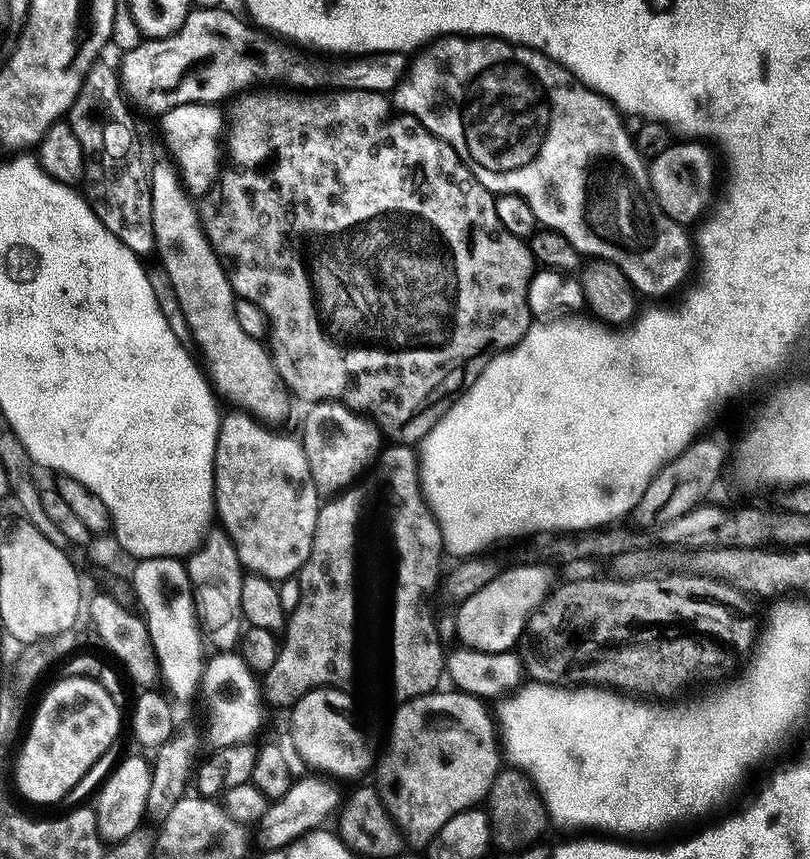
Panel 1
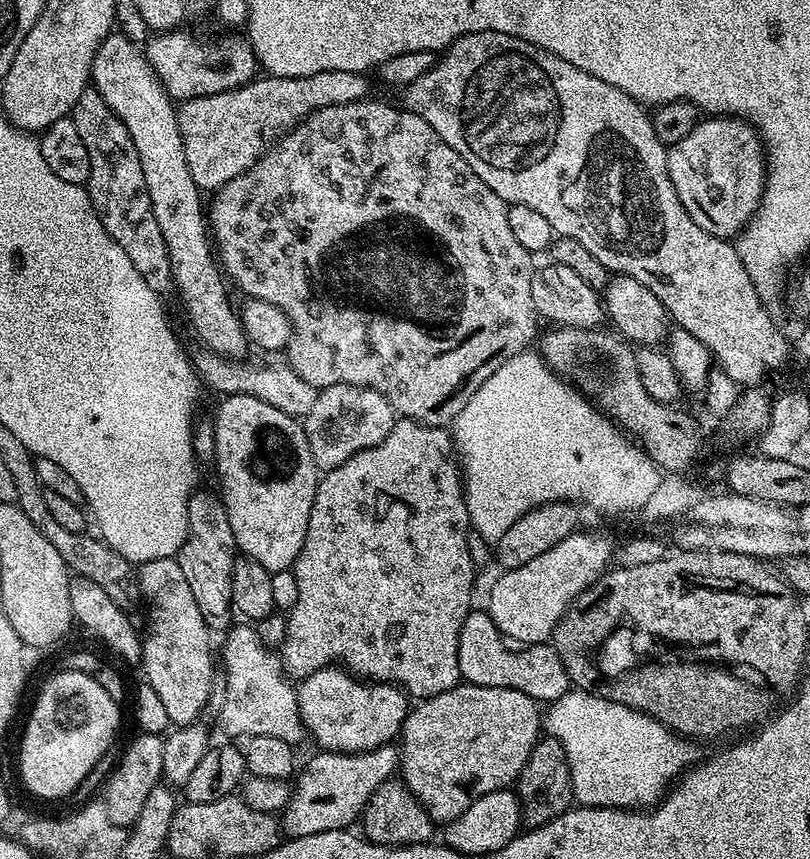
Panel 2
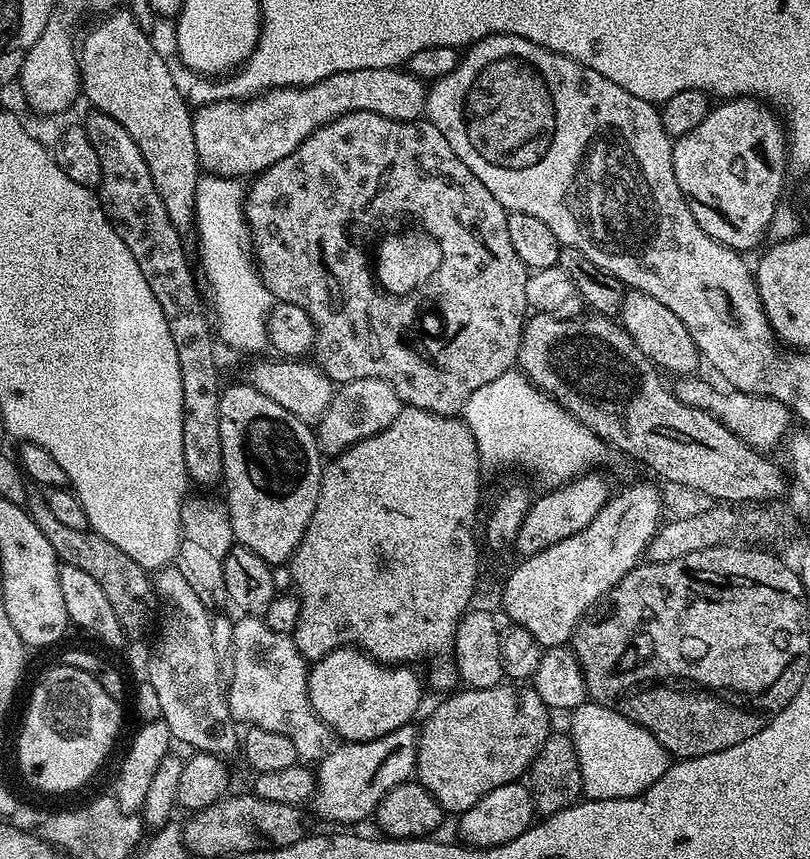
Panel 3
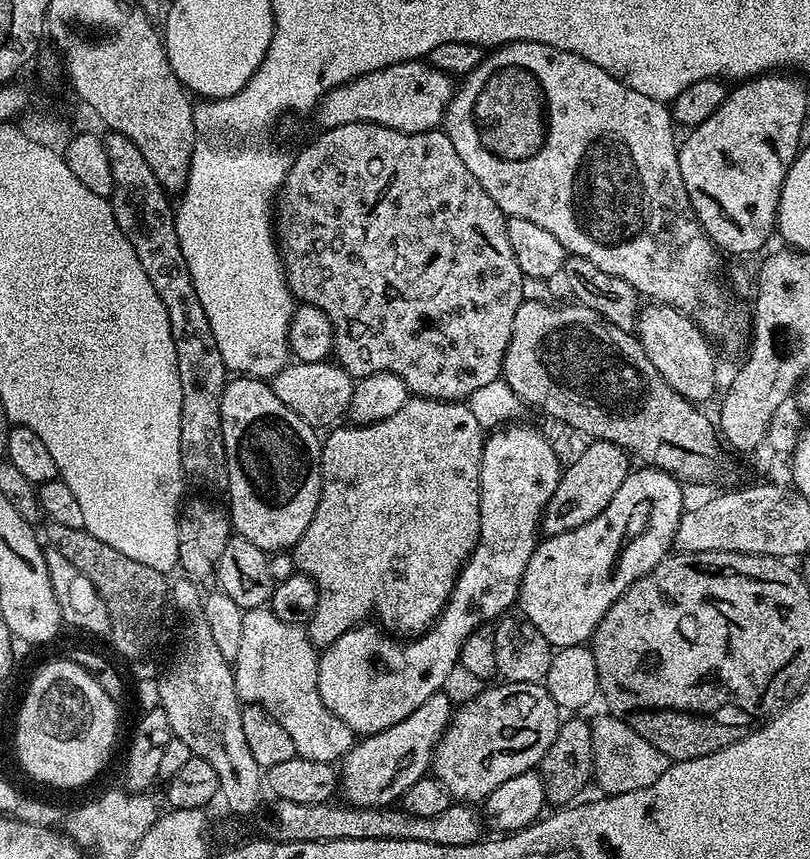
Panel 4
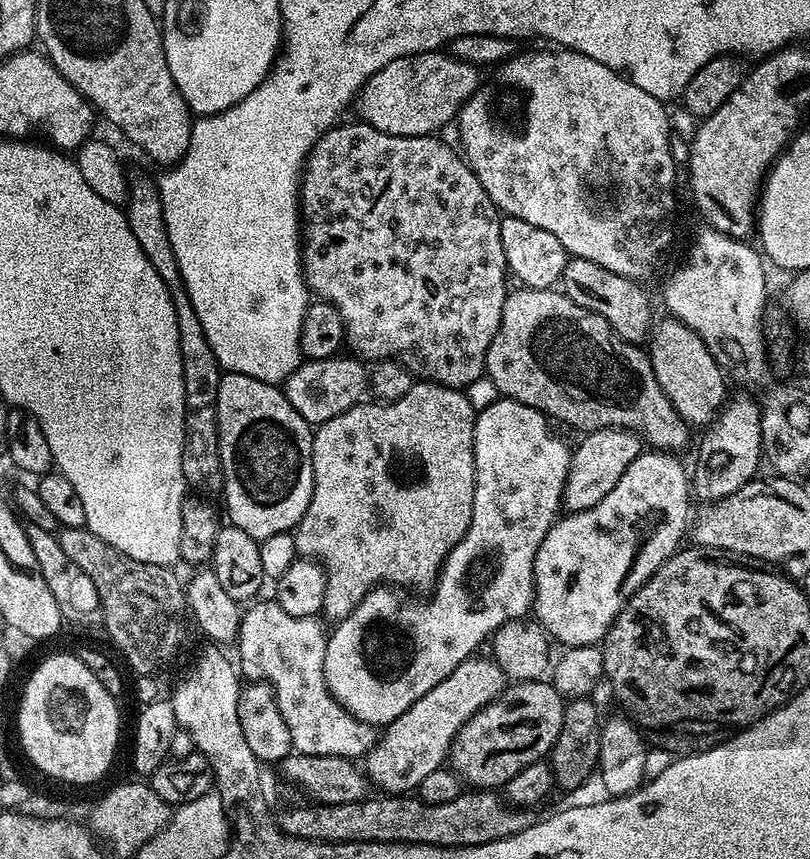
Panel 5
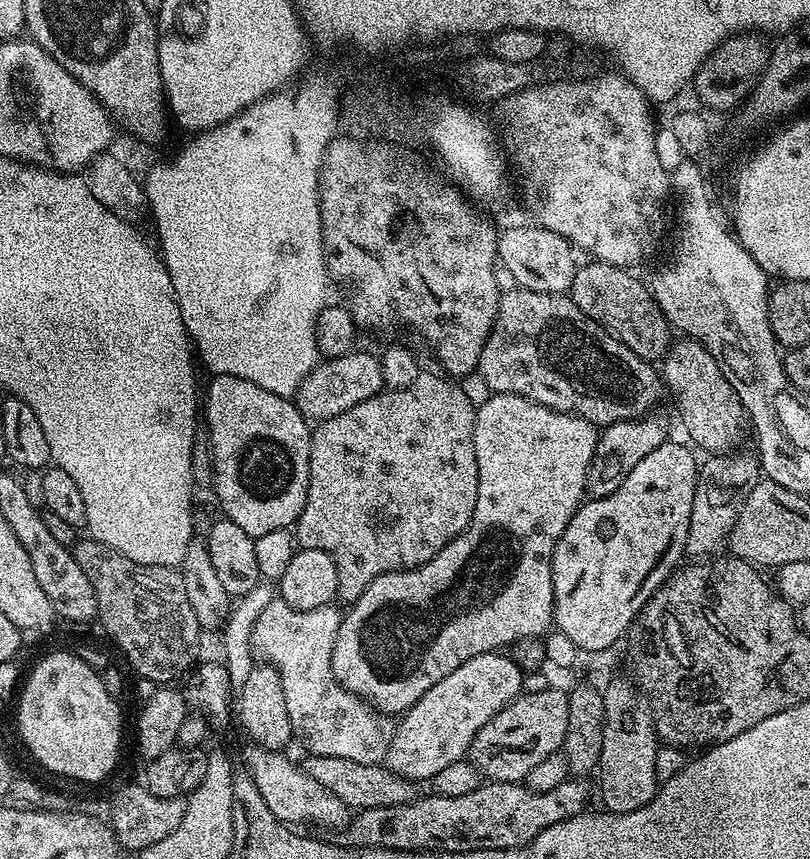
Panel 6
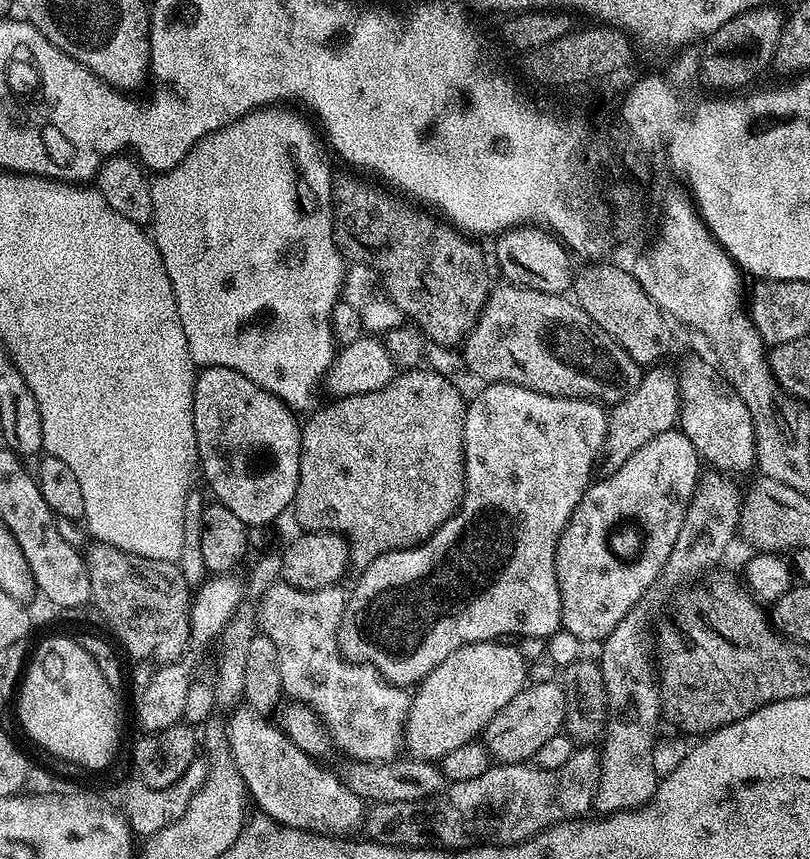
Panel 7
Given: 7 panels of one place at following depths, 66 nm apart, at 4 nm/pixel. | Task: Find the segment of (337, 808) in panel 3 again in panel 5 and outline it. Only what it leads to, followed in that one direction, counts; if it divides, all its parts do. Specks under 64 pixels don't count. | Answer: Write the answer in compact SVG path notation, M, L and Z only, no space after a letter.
M473 658L459 664L449 676L438 682L438 686L434 686L434 690L422 694L422 698L418 698L418 702L414 702L414 706L410 706L406 714L394 718L394 722L379 733L376 744L366 757L366 775L369 781L376 788L380 787L379 791L384 794L408 794L419 789L422 778L426 778L426 774L434 774L434 770L438 770L449 759L458 730L462 730L462 726L466 726L466 722L470 722L470 718L478 714L478 710L482 710L492 700L497 700L505 687L504 672L492 658Z

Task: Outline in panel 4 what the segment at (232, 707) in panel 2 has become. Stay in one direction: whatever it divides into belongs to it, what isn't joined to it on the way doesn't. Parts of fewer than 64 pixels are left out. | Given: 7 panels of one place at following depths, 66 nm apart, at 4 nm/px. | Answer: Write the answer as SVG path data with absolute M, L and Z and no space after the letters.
M271 607L249 608L242 616L242 642L239 643L238 654L234 661L234 682L236 694L245 705L256 704L272 716L294 742L296 755L310 758L310 762L326 762L332 764L344 759L352 749L354 734L342 718L330 714L326 710L326 702L322 702L322 694L318 694L318 655L317 645L308 637L307 627L282 622L272 613Z

